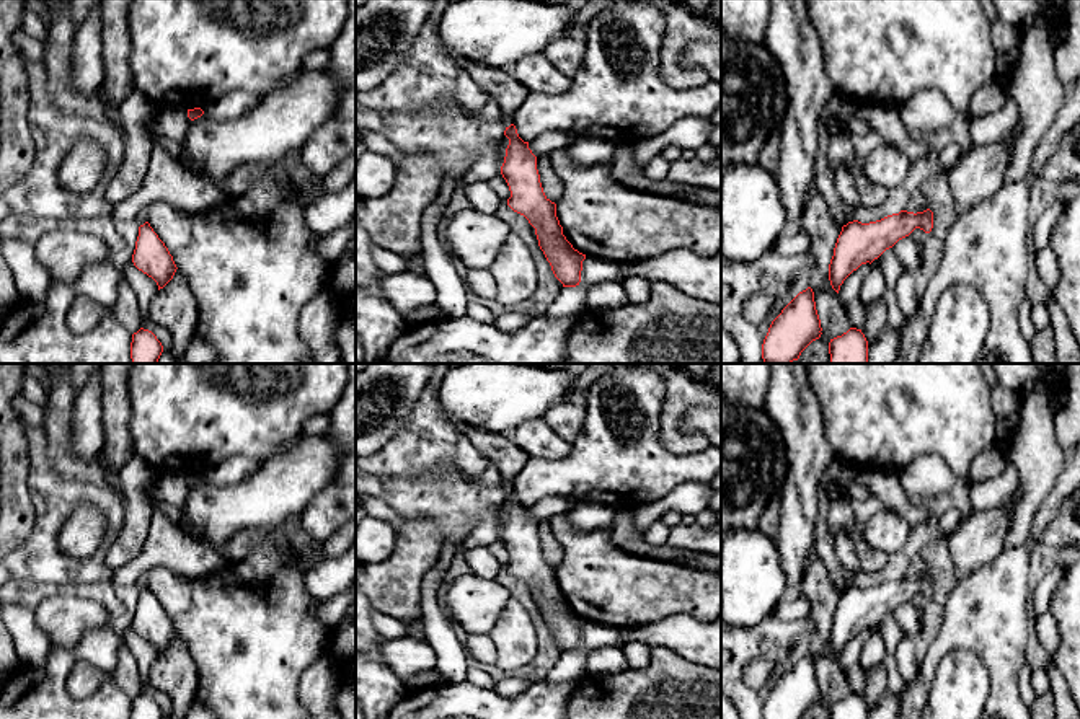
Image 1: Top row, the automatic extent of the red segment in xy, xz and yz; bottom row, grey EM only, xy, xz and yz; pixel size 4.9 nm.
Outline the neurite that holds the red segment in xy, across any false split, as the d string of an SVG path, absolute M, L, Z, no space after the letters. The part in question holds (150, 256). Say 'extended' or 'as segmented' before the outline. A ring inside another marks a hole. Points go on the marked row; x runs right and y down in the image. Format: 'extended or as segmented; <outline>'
as segmented; M148 222L139 227L132 262L139 271L157 282L158 290L173 279L178 269L168 248Z

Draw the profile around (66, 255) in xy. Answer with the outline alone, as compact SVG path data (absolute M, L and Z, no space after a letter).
M49 232L36 245L38 261L49 269L52 279L75 280L93 264L109 261L106 243L82 232Z

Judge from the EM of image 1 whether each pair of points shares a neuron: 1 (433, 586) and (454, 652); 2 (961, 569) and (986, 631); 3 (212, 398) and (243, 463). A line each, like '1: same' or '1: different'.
1: same
2: different
3: different

